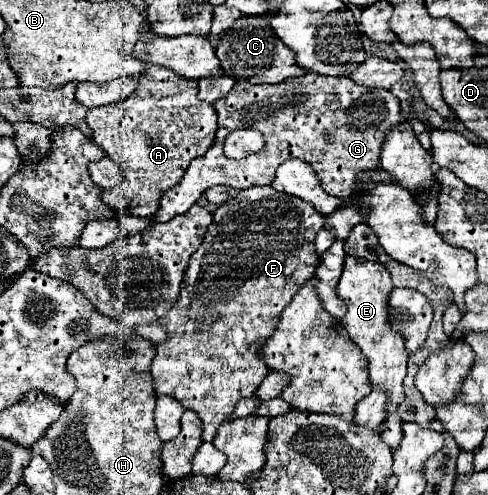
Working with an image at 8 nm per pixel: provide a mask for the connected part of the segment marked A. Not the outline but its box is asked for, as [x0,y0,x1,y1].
[86,65,216,219]

